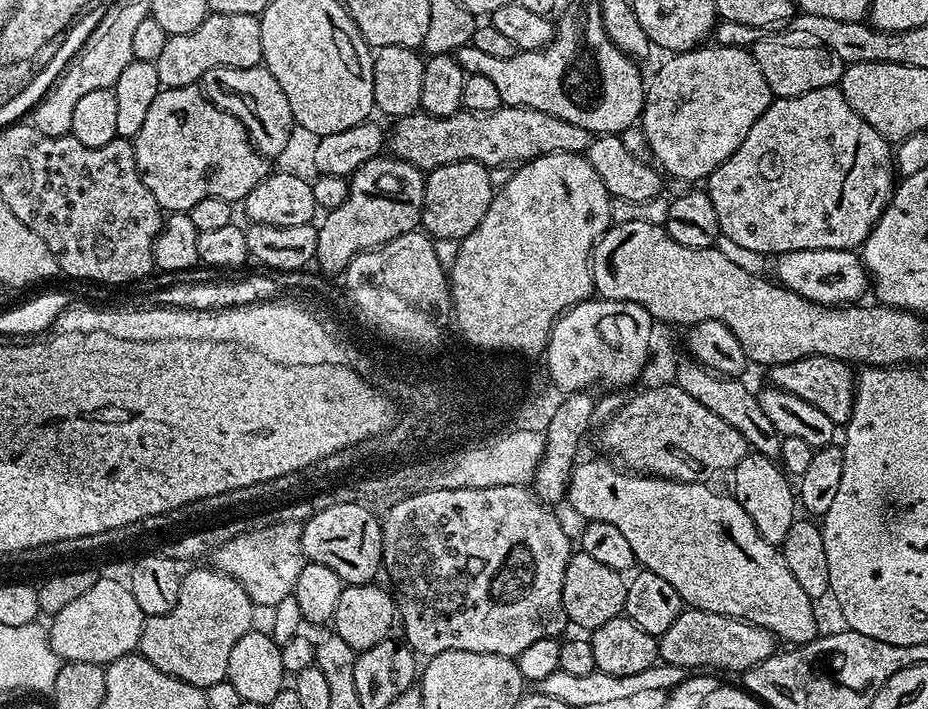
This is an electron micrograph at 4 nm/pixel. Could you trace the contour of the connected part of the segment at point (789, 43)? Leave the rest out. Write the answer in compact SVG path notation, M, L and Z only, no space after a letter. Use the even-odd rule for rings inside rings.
M785 30L781 36L761 35L752 43L750 49L754 62L758 62L758 70L762 70L762 78L766 78L766 86L770 86L773 97L797 96L810 90L837 87L846 67L842 58L830 50L830 46L822 46L818 38L810 34L802 34Z

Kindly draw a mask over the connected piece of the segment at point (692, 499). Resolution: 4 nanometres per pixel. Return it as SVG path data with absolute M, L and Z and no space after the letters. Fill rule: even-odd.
M611 459L584 460L571 469L568 478L566 504L569 504L585 521L601 520L618 526L618 530L630 542L634 550L636 563L645 572L658 574L666 578L674 590L678 590L681 600L690 608L706 610L714 614L732 616L736 620L745 620L747 624L762 626L771 632L777 641L788 646L809 644L818 635L814 601L798 586L790 566L786 566L783 551L777 545L766 542L758 534L758 526L742 510L735 496L708 488L707 483L667 480L664 476L633 474L627 470L618 470Z

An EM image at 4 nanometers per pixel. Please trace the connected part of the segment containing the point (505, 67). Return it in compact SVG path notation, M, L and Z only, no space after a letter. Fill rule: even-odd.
M594 10L590 14L572 11L564 22L557 23L552 41L533 52L518 50L514 58L490 58L490 54L482 54L482 50L470 43L456 49L454 55L465 73L477 72L490 78L505 105L544 111L554 118L585 127L593 134L618 134L633 127L644 111L645 77L640 77L640 72L636 69L637 61L623 54L611 43L605 34L599 13Z

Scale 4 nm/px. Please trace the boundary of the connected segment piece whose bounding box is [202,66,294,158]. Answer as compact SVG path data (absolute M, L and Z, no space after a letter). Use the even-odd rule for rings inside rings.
M263 66L255 68L219 68L206 70L202 81L203 95L211 104L216 104L223 112L229 112L246 126L251 126L254 147L261 157L279 157L286 146L288 132L294 125L290 102L286 102L286 94L282 94L282 86L274 82L274 74ZM256 123L256 125L252 125Z

